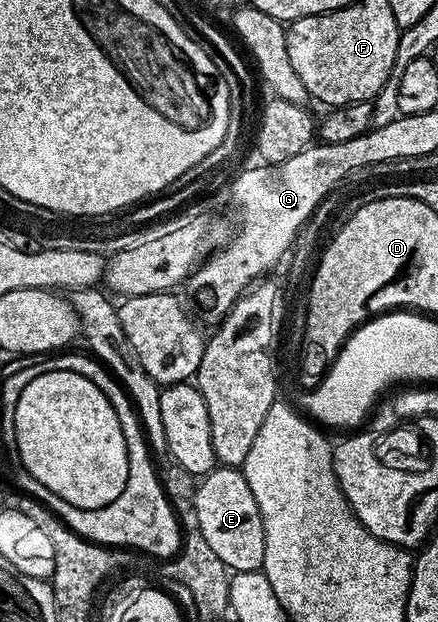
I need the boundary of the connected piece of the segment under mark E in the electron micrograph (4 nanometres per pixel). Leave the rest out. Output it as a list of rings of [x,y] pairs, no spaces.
[[[219,465],[195,485],[192,495],[194,522],[197,533],[208,540],[212,552],[230,572],[252,572],[261,570],[264,564],[264,524],[256,496],[248,488],[248,480],[241,469]]]

